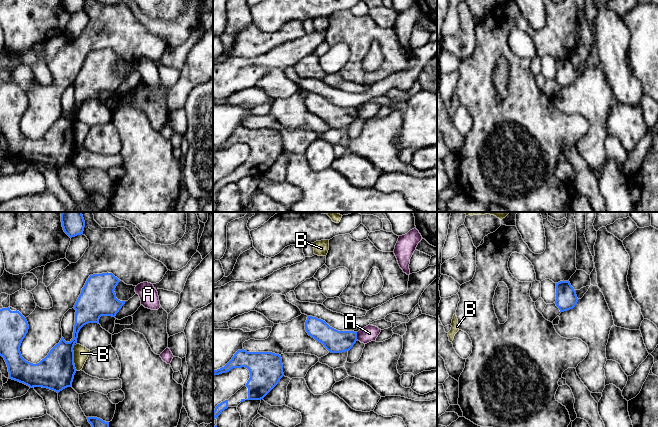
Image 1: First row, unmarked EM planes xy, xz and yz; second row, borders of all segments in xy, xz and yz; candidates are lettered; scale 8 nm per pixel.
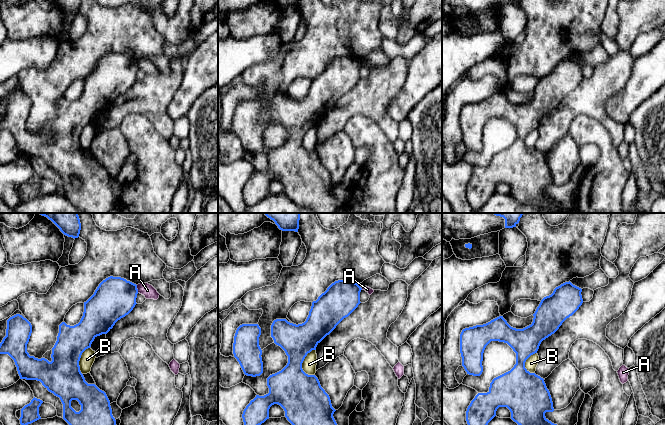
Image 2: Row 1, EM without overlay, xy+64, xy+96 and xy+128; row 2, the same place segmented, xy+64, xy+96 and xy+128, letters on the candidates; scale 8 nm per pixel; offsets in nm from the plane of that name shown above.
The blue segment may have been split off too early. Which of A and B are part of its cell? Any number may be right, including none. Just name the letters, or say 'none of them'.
none of them

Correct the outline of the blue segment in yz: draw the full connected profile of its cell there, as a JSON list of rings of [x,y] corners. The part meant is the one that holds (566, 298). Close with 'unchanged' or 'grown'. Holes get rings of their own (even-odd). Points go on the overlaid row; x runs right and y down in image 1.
[[[560,281],[556,283],[556,301],[555,304],[560,312],[573,309],[578,302],[576,290],[569,281]]]; unchanged

